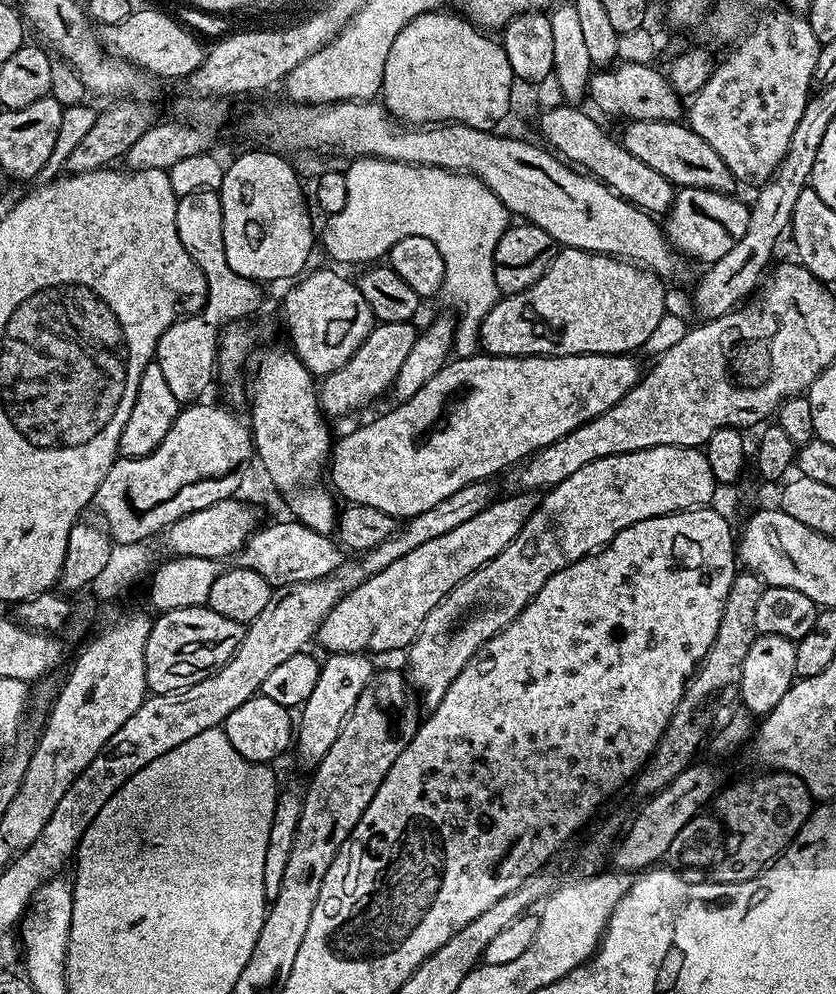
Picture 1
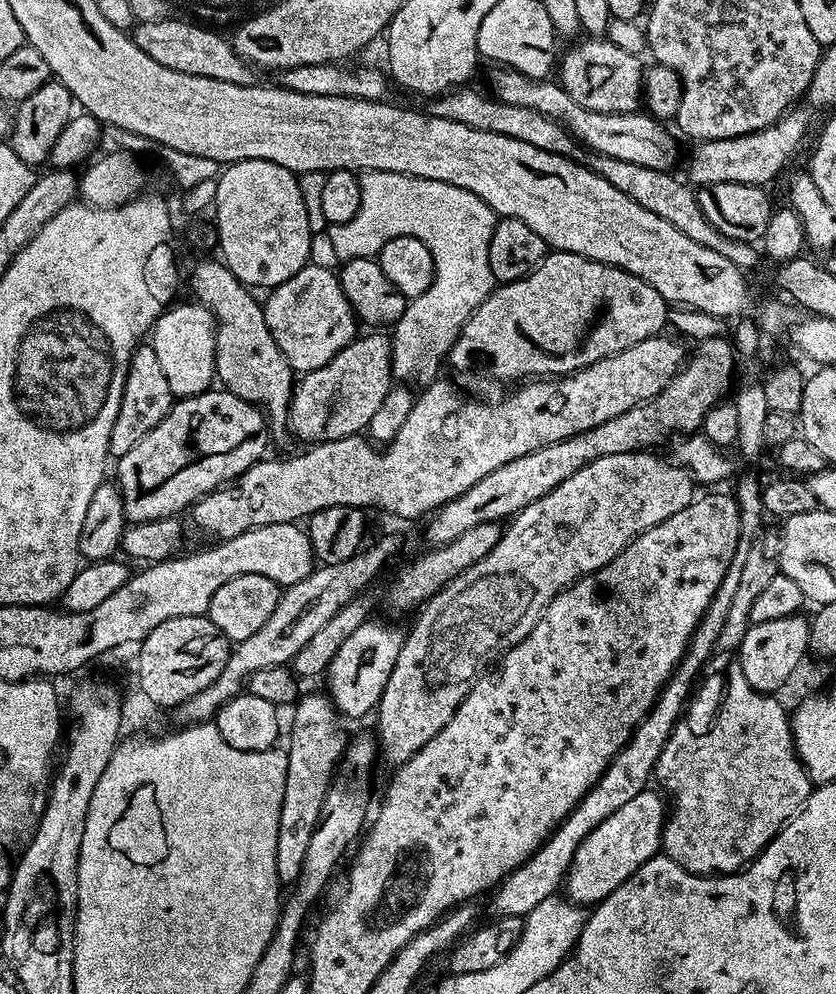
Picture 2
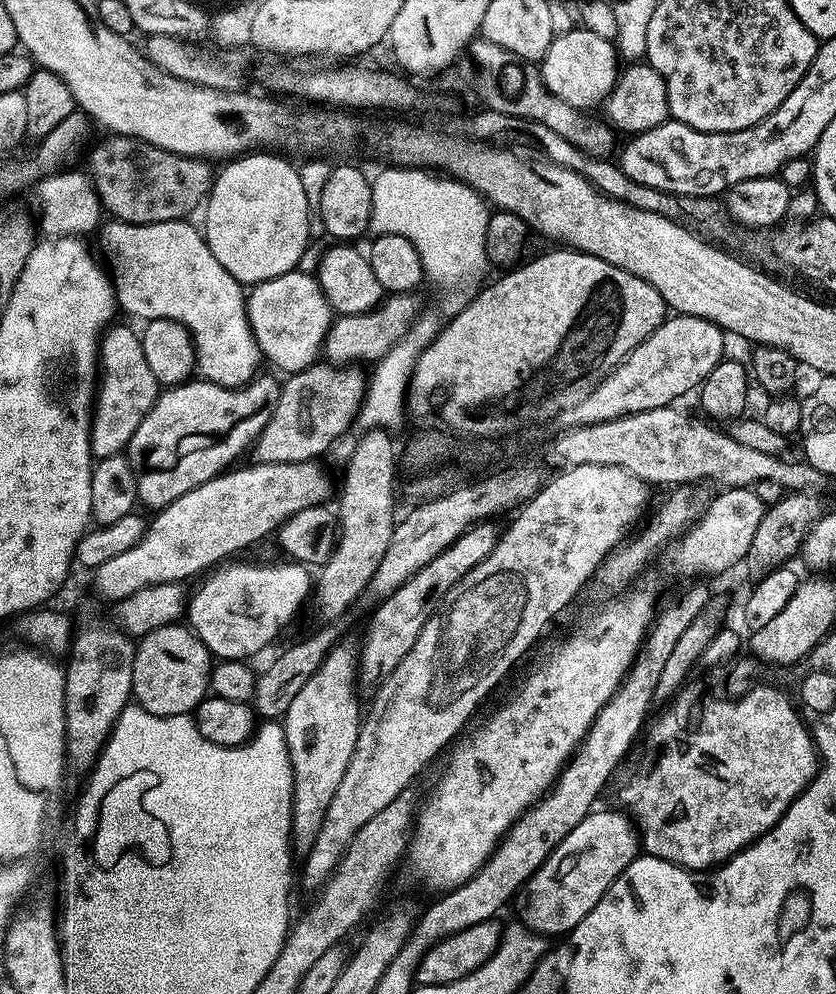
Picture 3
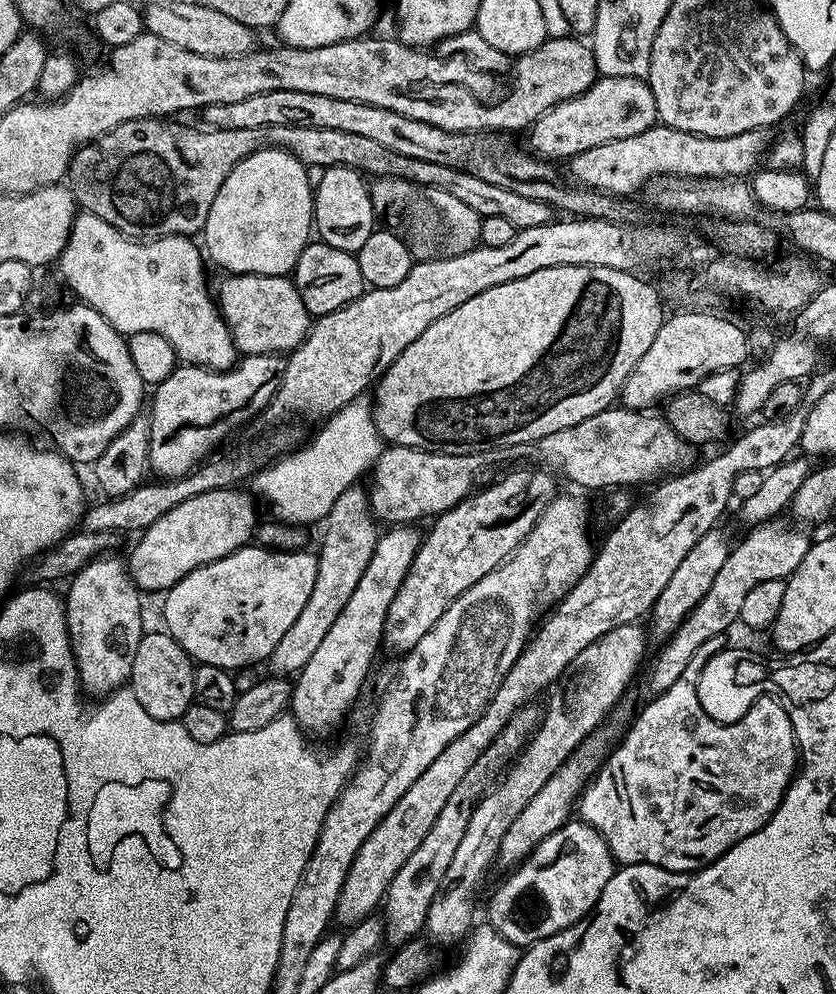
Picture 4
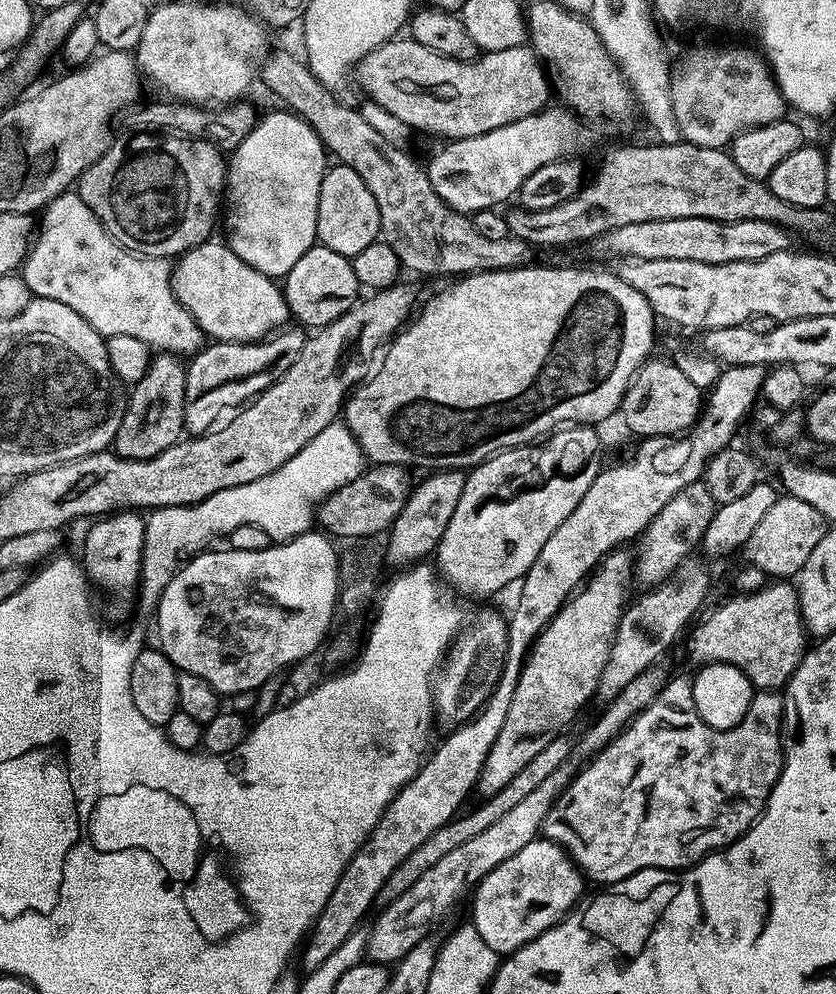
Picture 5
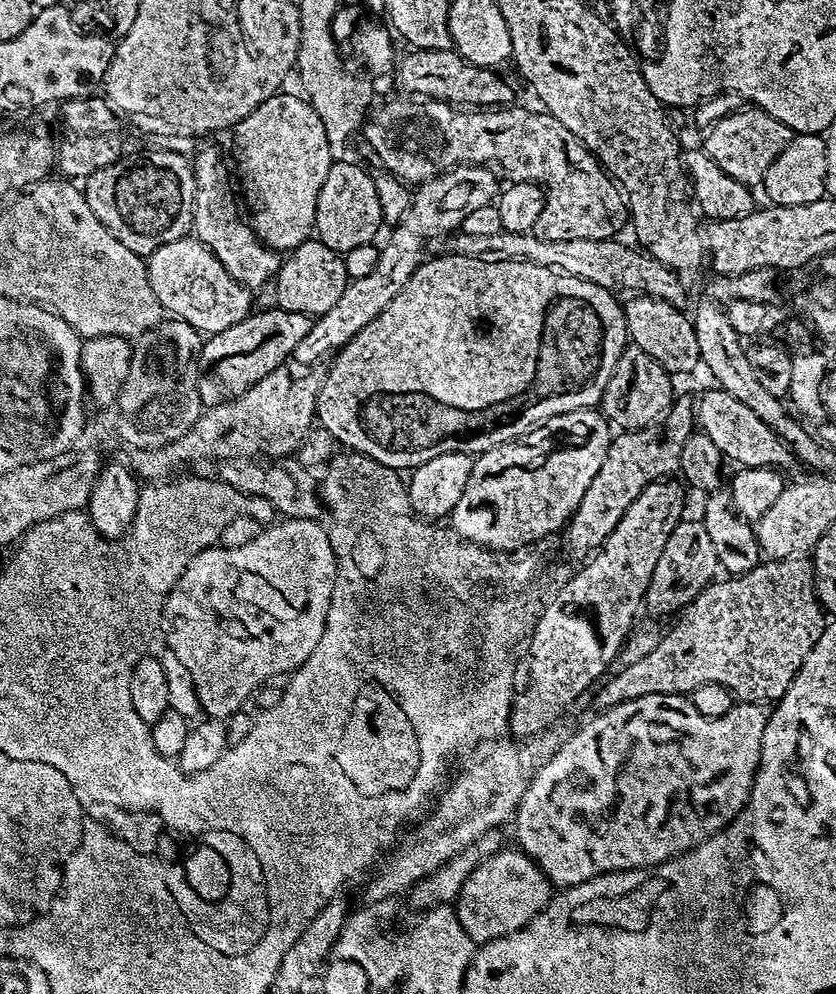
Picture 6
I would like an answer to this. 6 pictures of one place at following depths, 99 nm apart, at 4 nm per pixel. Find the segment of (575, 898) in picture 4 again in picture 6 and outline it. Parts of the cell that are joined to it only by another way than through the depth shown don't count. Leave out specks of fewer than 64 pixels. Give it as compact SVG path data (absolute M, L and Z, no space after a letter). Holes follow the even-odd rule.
M519 850L495 852L466 878L462 890L454 901L456 917L471 938L479 946L499 936L524 928L543 910L554 895L554 885L536 864L536 861Z

